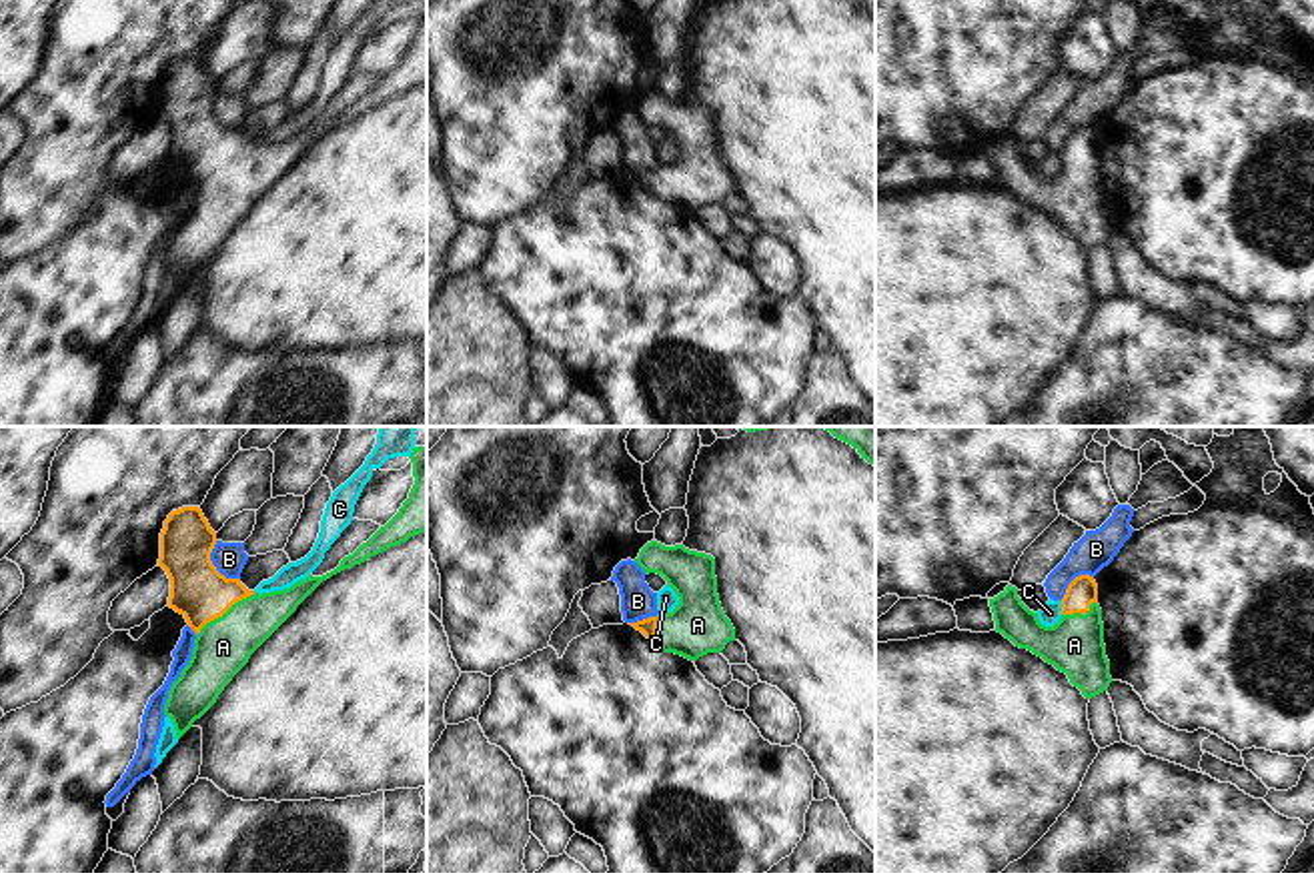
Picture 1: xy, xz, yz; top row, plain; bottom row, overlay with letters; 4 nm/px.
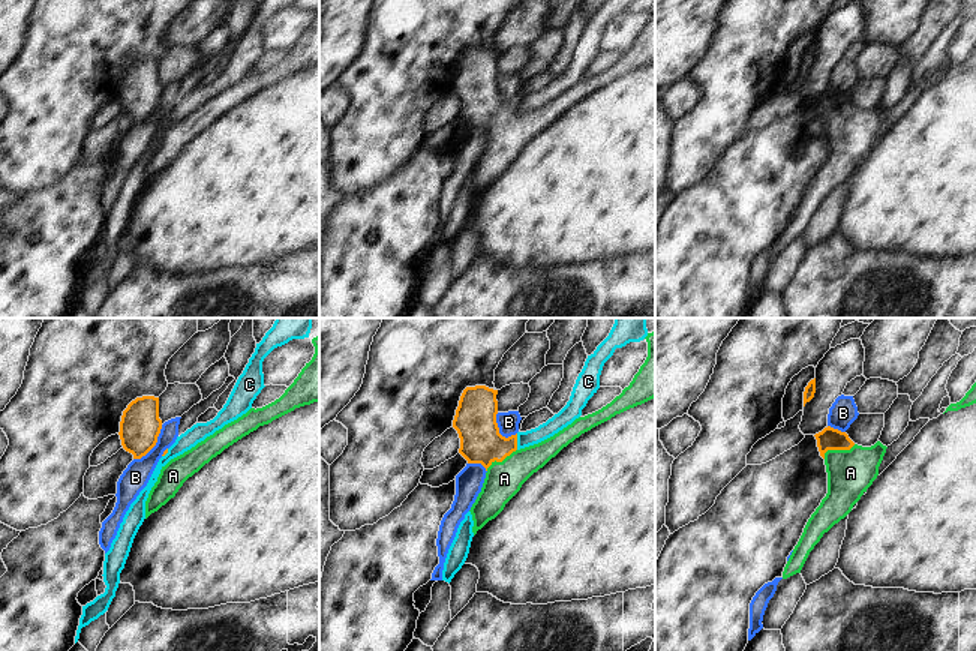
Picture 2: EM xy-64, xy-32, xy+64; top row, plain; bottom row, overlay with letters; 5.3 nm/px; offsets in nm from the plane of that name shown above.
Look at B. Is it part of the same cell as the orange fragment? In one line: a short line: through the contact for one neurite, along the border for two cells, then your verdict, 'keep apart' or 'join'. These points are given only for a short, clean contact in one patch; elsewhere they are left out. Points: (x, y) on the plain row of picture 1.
xy (215, 93), (211, 115), (227, 129), (239, 131) | keep apart

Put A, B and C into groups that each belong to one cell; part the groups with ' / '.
A / B / C

